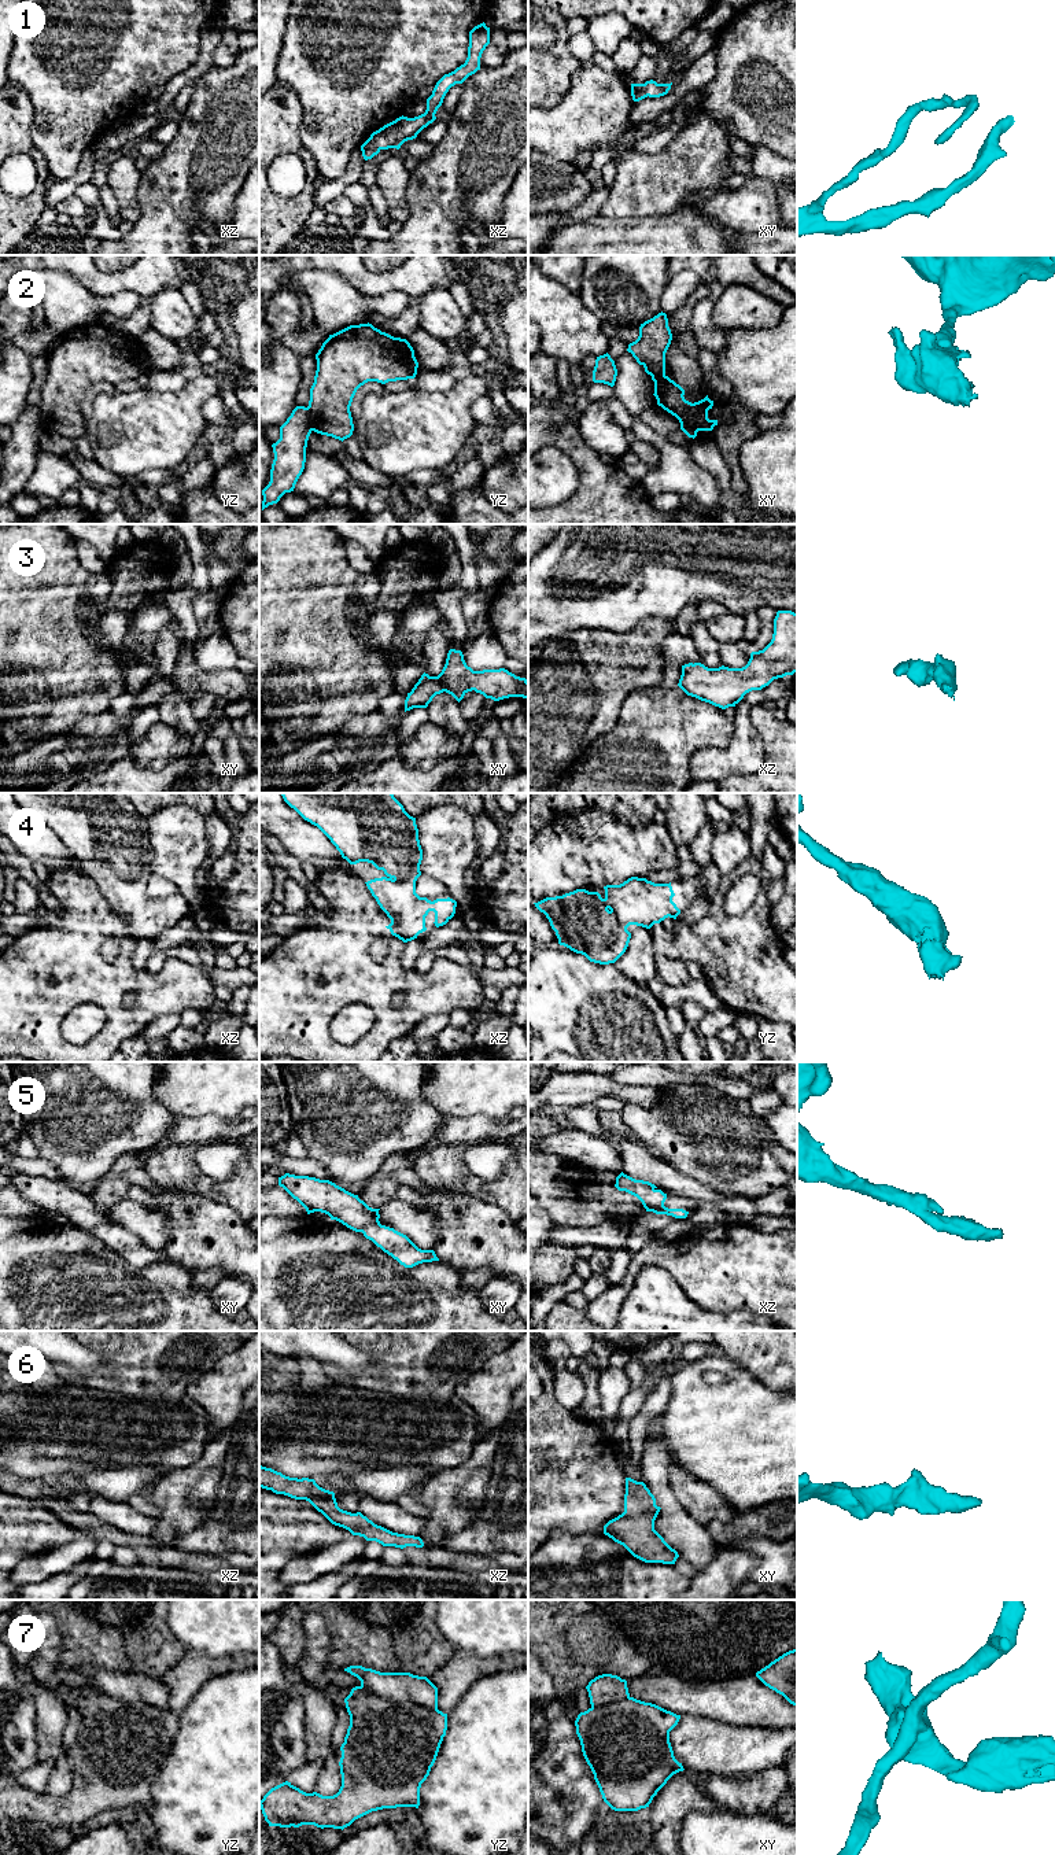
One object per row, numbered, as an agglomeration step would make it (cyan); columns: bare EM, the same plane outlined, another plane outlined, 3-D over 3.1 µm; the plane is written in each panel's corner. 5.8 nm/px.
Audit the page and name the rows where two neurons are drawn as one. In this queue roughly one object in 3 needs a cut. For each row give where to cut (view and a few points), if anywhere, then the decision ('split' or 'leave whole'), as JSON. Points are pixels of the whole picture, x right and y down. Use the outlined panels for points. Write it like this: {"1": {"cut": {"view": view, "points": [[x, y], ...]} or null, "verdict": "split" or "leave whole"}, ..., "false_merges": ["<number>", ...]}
{"1": {"cut": null, "verdict": "leave whole"}, "2": {"cut": {"view": "yz", "points": [[306, 408], [312, 430]]}, "verdict": "split"}, "3": {"cut": null, "verdict": "leave whole"}, "4": {"cut": null, "verdict": "leave whole"}, "5": {"cut": null, "verdict": "leave whole"}, "6": {"cut": null, "verdict": "leave whole"}, "7": {"cut": {"view": "yz", "points": [[361, 1685], [369, 1692], [394, 1703], [416, 1703], [436, 1710]]}, "verdict": "split"}, "false_merges": ["2", "7"]}

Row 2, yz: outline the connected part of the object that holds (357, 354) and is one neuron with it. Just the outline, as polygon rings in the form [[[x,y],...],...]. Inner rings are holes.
[[[369,322],[329,335],[316,359],[309,425],[311,431],[342,442],[353,435],[350,406],[361,386],[414,379],[418,368],[406,339],[394,338]]]

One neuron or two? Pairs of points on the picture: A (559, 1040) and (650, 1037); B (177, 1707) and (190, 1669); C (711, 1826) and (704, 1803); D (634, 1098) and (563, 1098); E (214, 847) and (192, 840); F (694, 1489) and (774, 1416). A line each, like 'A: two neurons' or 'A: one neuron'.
A: one neuron
B: one neuron
C: two neurons
D: one neuron
E: two neurons
F: two neurons

